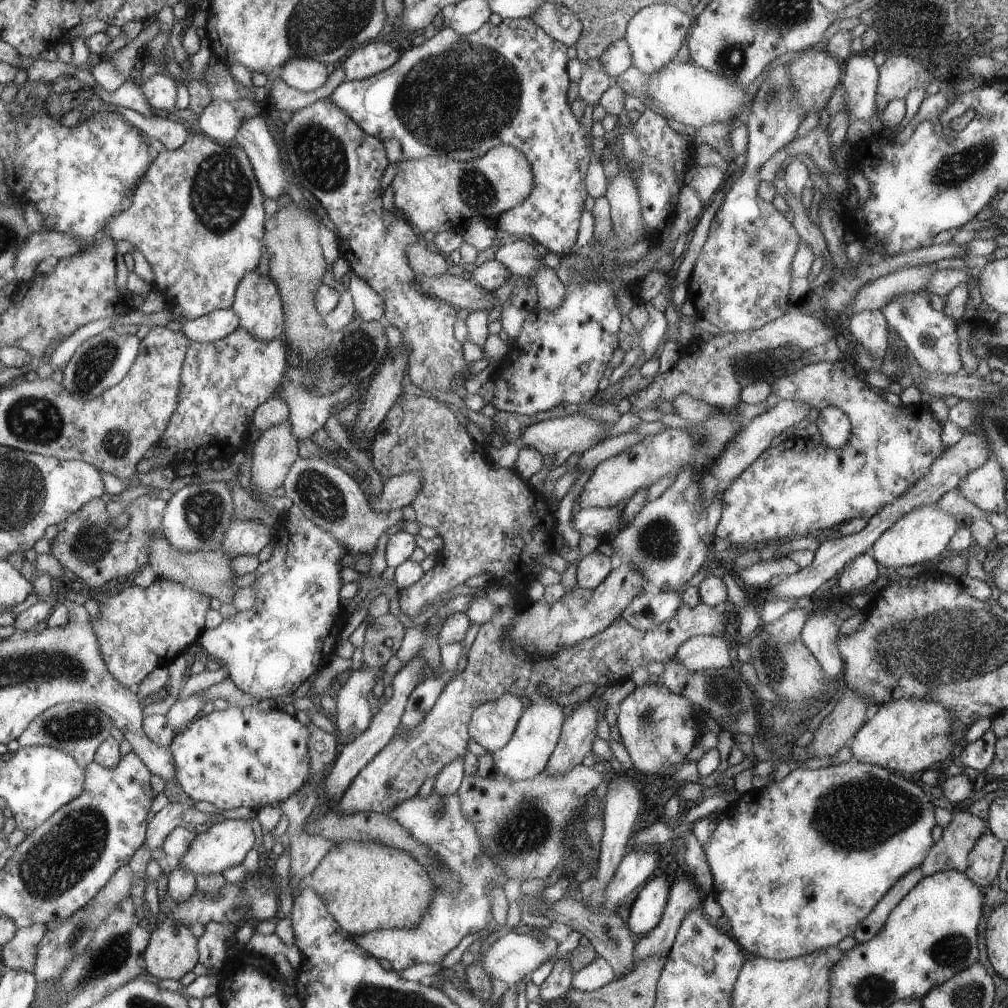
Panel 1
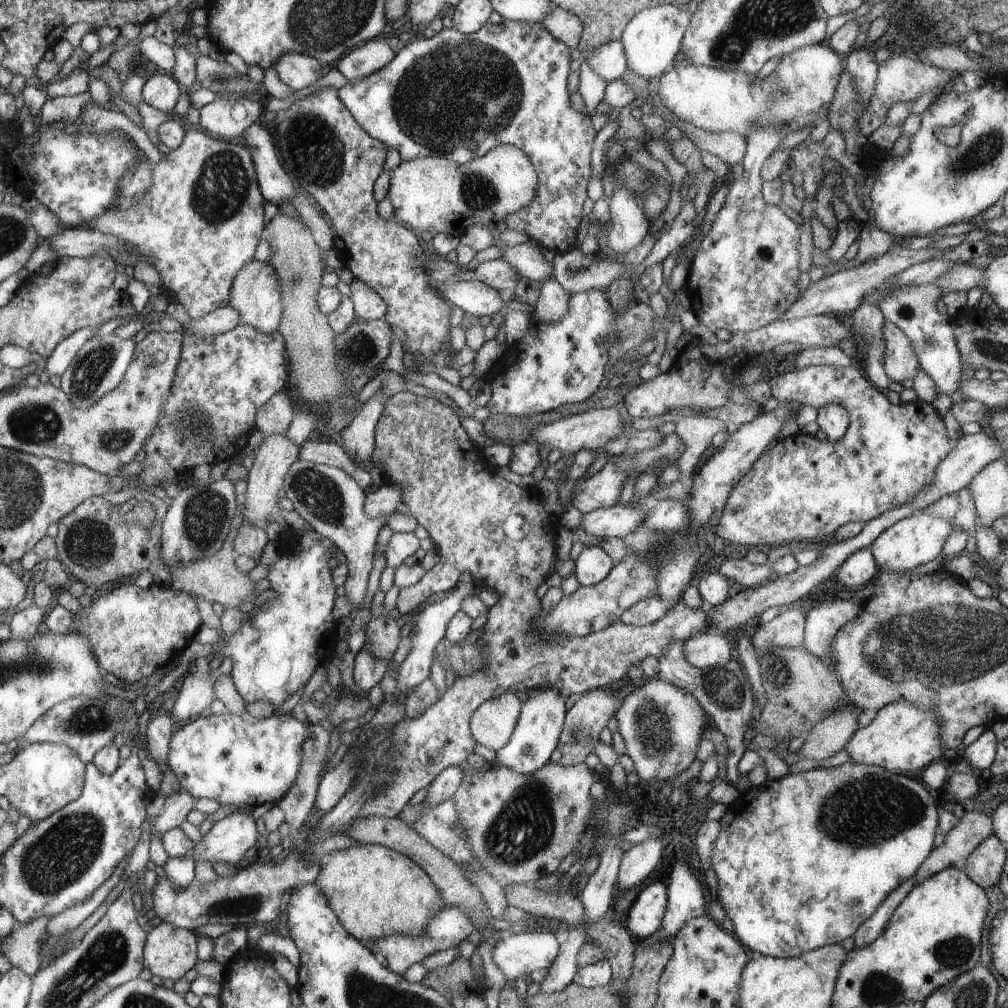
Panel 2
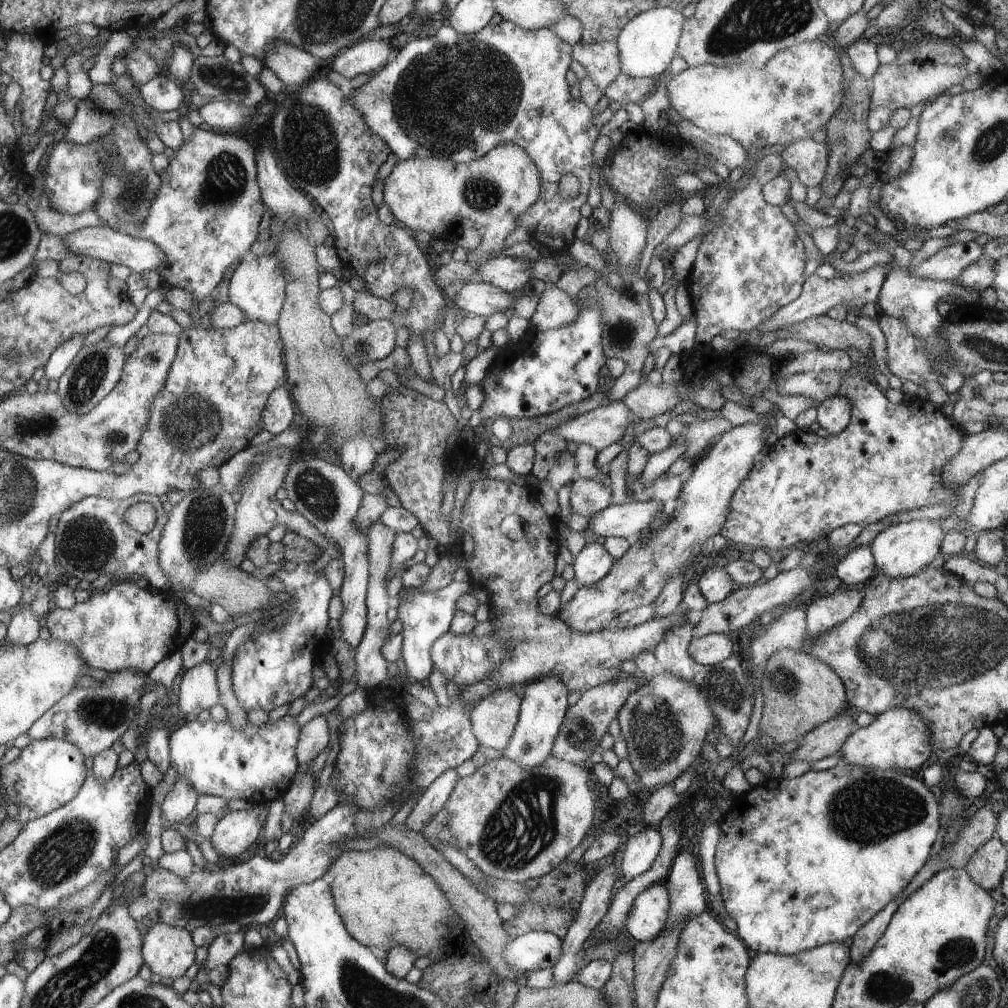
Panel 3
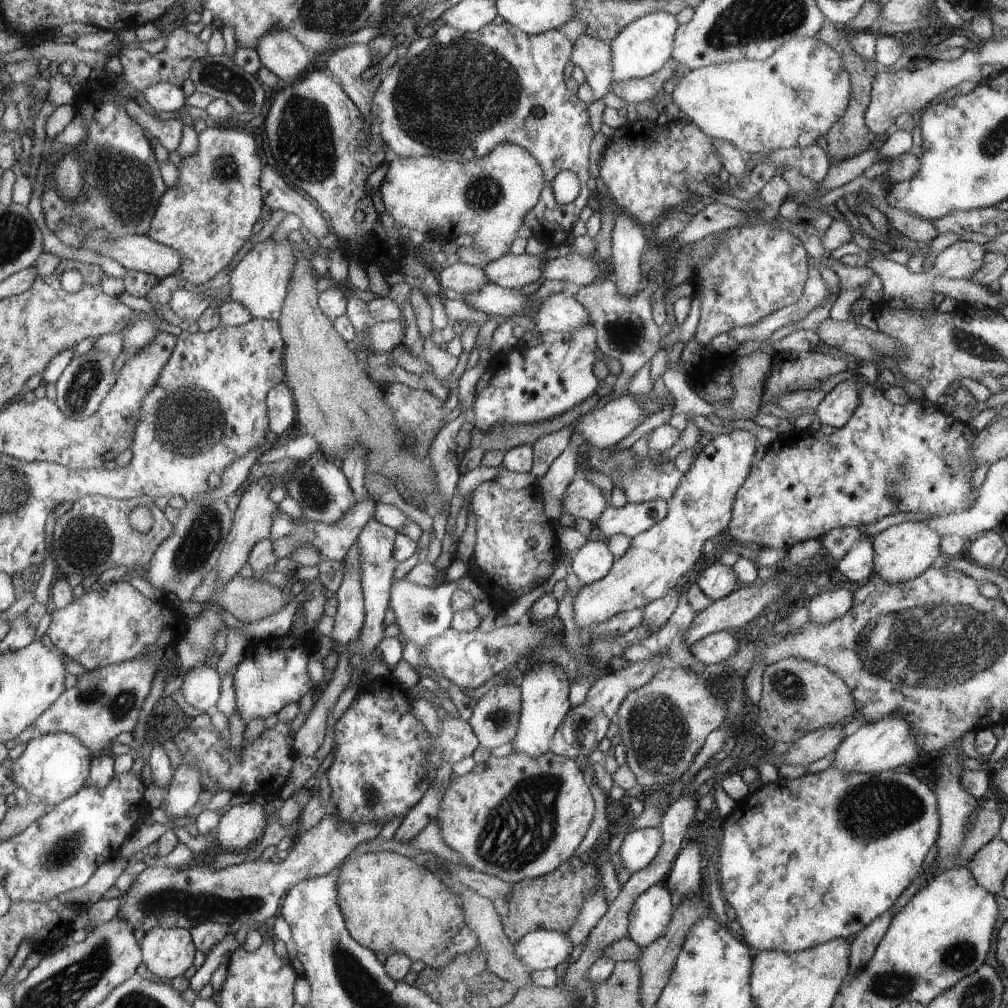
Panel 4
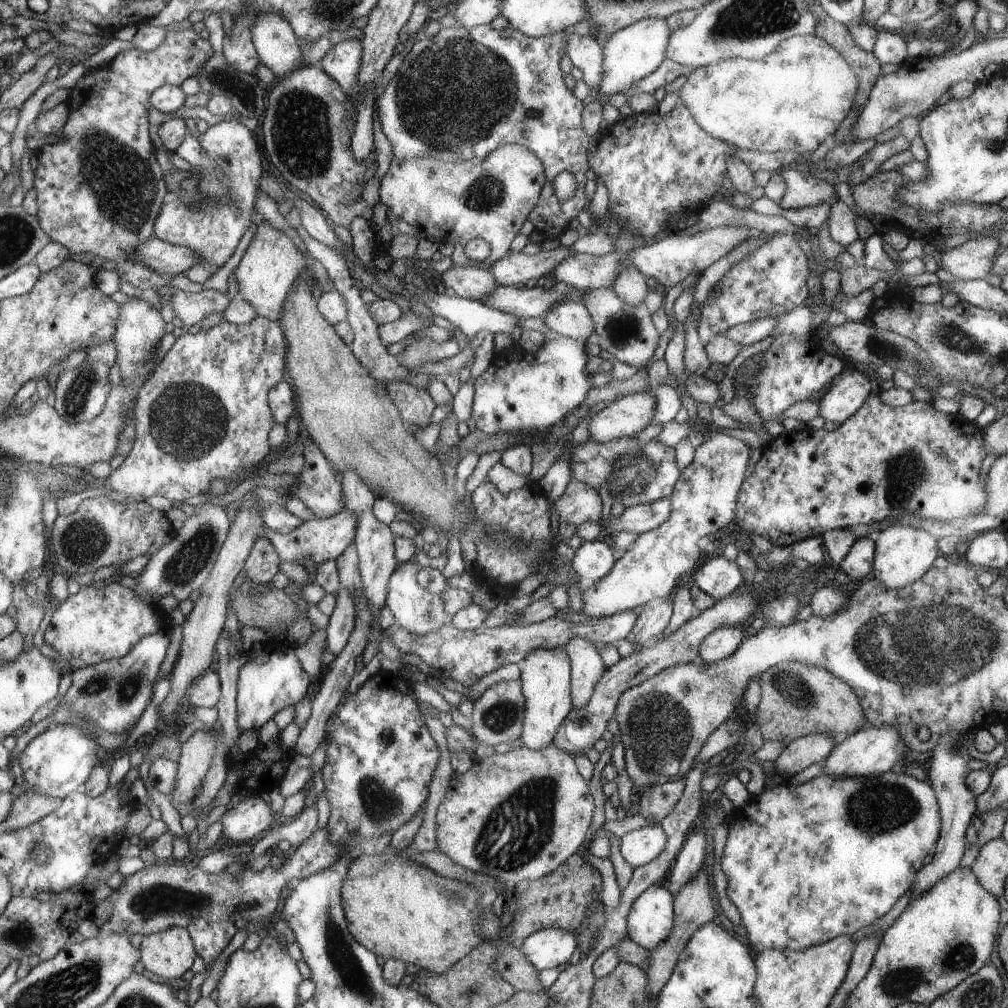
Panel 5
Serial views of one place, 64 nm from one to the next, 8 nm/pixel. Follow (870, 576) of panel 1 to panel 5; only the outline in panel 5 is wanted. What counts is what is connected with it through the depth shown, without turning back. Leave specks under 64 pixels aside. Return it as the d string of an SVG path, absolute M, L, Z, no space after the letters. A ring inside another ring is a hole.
M874 537L857 538L850 552L840 563L840 567L853 580L862 581L872 572L872 560L876 559L876 544Z

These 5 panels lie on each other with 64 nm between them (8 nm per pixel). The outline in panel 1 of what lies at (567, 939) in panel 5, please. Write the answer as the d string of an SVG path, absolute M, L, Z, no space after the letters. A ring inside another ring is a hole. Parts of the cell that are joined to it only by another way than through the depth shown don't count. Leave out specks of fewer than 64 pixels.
M512 931L491 945L484 955L479 952L479 954L476 955L476 959L482 962L487 974L494 974L495 977L506 982L510 988L515 988L516 983L522 980L524 976L532 974L537 968L540 968L542 964L546 964L548 960L554 958L559 943L548 935L545 937L537 937L530 933L518 934Z

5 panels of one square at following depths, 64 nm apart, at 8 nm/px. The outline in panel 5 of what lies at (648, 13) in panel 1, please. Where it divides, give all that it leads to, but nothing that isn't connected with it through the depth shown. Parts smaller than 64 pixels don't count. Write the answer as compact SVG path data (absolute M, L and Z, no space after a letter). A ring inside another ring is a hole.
M646 18L616 32L604 43L604 76L600 84L599 96L612 96L626 92L634 82L658 71L666 59L670 36L668 18Z

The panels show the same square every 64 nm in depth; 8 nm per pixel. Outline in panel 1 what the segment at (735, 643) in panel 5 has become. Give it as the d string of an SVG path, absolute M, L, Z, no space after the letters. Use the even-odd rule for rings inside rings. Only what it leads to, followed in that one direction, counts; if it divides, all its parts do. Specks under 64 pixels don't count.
M722 634L696 635L678 647L675 658L686 668L698 672L728 668L732 665L728 652L730 648Z

